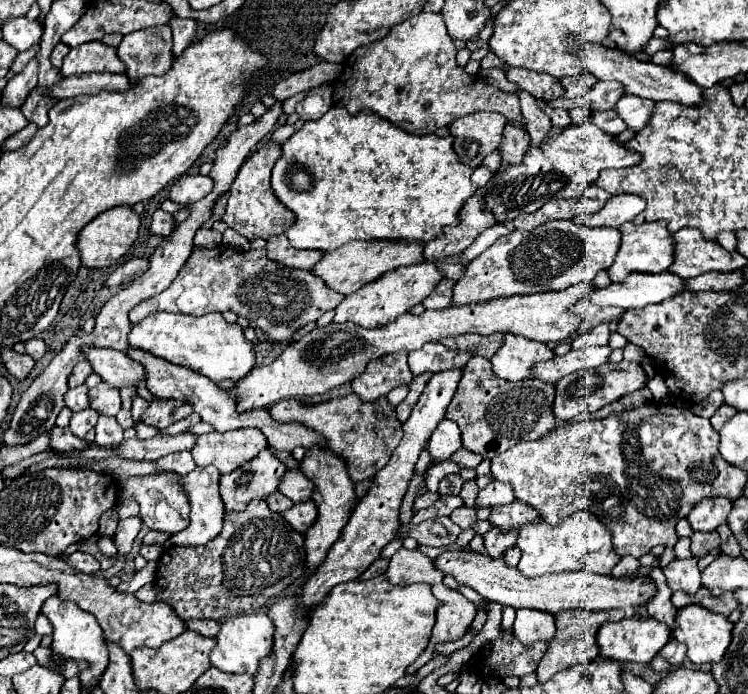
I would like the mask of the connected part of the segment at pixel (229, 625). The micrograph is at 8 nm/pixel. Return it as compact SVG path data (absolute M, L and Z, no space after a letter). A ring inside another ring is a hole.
M251 613L229 617L219 635L217 647L211 651L211 665L225 673L247 673L251 677L257 675L257 667L265 655L273 651L273 621L267 613Z

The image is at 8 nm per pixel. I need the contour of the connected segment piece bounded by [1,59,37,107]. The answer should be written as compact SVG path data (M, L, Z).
M33 59L25 71L17 73L5 87L3 95L1 95L1 105L7 107L21 107L21 103L25 103L25 99L29 97L29 93L35 89L37 85L37 59Z

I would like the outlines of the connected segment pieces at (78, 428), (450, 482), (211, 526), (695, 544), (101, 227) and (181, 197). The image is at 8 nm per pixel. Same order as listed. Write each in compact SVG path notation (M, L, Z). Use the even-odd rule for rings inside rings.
M91 407L81 409L81 411L73 413L71 423L69 423L69 429L73 431L73 435L77 435L77 437L85 437L85 433L87 433L89 429L95 427L95 423L97 423L99 417L101 417L101 413L99 413L99 411L93 411Z
M447 475L439 481L439 495L459 495L463 479L459 475Z
M215 467L195 469L189 475L185 475L183 483L185 483L185 491L187 491L189 501L191 501L191 515L189 515L191 517L191 523L189 523L189 527L185 531L175 533L165 543L165 547L175 547L175 545L181 545L181 547L199 547L199 545L209 543L213 539L213 535L221 533L225 507L223 507L221 495L219 495L219 477L221 477L221 473Z
M693 533L691 535L691 555L701 559L705 555L709 555L713 549L717 549L721 545L719 533Z
M115 207L101 213L95 221L91 221L85 229L81 229L77 239L77 251L81 255L81 263L91 269L101 269L113 265L119 257L123 257L129 247L135 243L139 233L139 217L131 207Z
M187 175L171 187L169 199L175 203L187 205L187 203L195 203L195 201L203 199L205 195L209 195L209 191L213 191L213 179L211 177Z

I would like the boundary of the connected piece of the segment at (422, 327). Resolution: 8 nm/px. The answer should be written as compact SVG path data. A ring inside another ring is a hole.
M577 283L565 291L547 291L535 295L513 295L507 299L493 299L487 303L475 303L467 307L447 307L441 311L425 311L423 315L405 313L393 323L365 329L355 323L331 323L327 327L315 327L301 341L289 345L277 361L265 367L255 367L235 385L239 397L239 411L269 407L287 397L299 395L319 395L317 391L327 393L333 387L353 381L361 375L369 361L385 357L393 351L413 351L421 349L429 341L441 341L445 337L457 337L463 333L491 335L495 331L515 333L537 341L565 341L575 337L581 319L569 315L569 307L583 299L591 291L591 283Z

